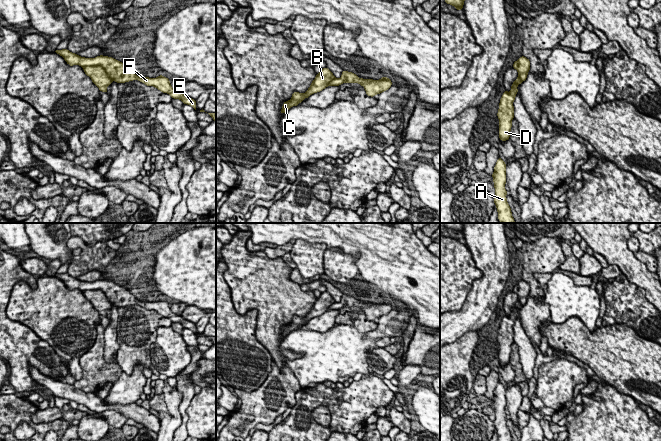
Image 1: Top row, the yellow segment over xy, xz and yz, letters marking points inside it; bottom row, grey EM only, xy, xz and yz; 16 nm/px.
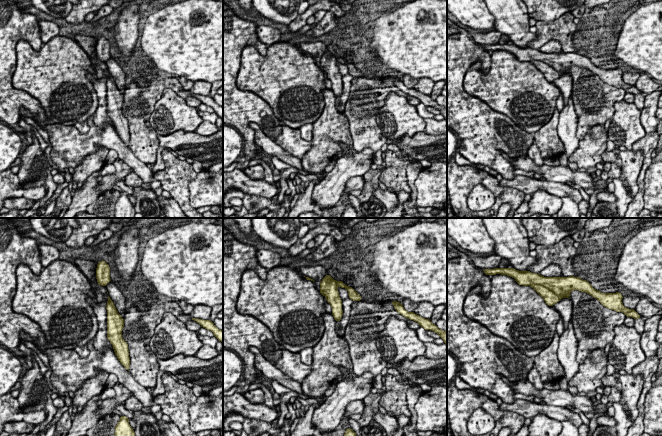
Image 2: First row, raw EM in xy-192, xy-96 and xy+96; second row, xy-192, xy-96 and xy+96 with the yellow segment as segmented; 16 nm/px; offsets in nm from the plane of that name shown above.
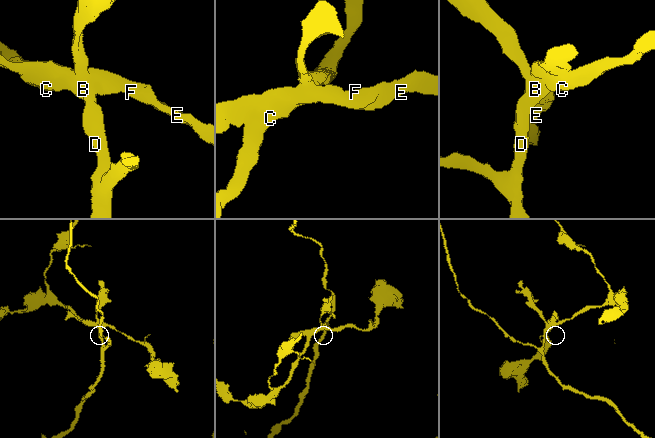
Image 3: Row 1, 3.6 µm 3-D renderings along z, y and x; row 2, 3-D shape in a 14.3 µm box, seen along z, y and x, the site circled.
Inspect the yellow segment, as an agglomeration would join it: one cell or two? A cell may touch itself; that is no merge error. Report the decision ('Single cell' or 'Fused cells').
Fused cells

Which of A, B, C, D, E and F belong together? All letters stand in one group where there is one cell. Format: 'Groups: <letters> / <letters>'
Groups: A B C D / E F

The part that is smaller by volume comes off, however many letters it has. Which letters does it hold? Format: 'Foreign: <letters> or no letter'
Foreign: E, F

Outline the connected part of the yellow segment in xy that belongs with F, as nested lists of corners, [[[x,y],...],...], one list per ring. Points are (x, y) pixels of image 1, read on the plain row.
[[[56,273],[54,276],[62,280],[70,290],[101,290],[104,292],[110,303],[116,307],[138,304],[147,310],[156,311],[161,316],[169,318],[173,323],[180,323],[184,328],[190,329],[196,334],[195,323],[184,319],[181,315],[174,314],[171,311],[169,303],[162,299],[159,299],[156,302],[139,301],[127,288],[108,280],[100,279],[95,282],[85,282],[70,276],[68,273]]]

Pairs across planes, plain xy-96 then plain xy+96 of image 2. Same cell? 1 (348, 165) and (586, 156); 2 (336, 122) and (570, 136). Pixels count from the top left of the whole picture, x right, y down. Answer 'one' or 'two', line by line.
1: one
2: two

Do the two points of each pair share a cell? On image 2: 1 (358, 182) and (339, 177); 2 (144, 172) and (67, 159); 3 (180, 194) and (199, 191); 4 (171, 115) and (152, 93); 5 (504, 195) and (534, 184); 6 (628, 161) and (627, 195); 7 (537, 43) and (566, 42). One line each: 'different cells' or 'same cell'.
1: different cells
2: same cell
3: different cells
4: different cells
5: different cells
6: same cell
7: same cell

